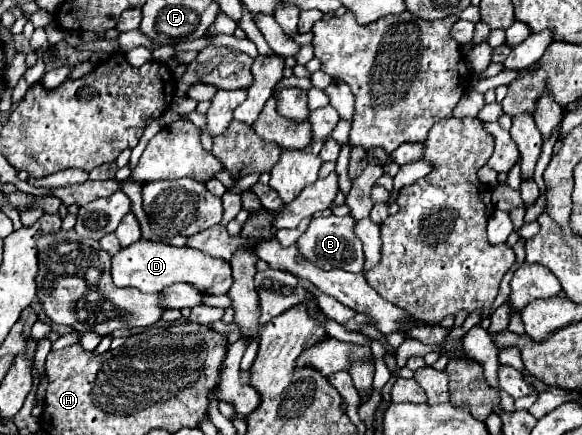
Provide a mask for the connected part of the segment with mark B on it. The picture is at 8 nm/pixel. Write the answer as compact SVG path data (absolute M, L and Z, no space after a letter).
M314 217L306 233L296 241L298 253L302 253L306 261L312 261L320 269L344 269L350 273L360 273L364 267L364 253L360 239L352 231L354 223L354 217Z

